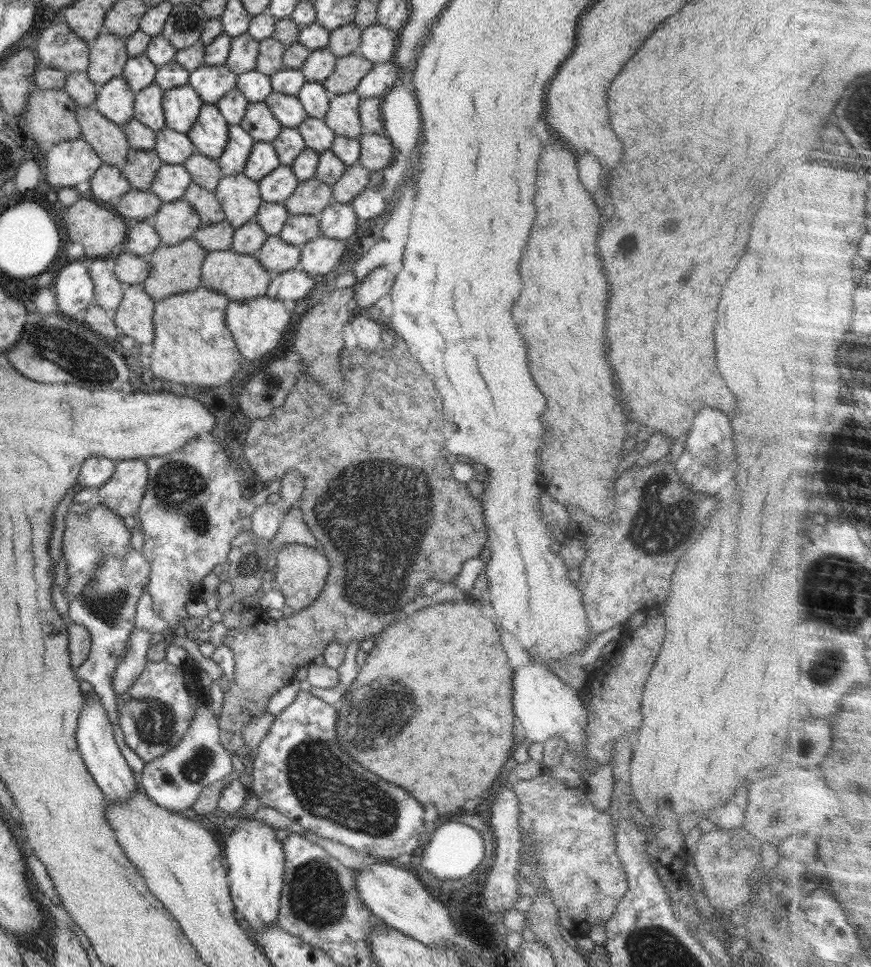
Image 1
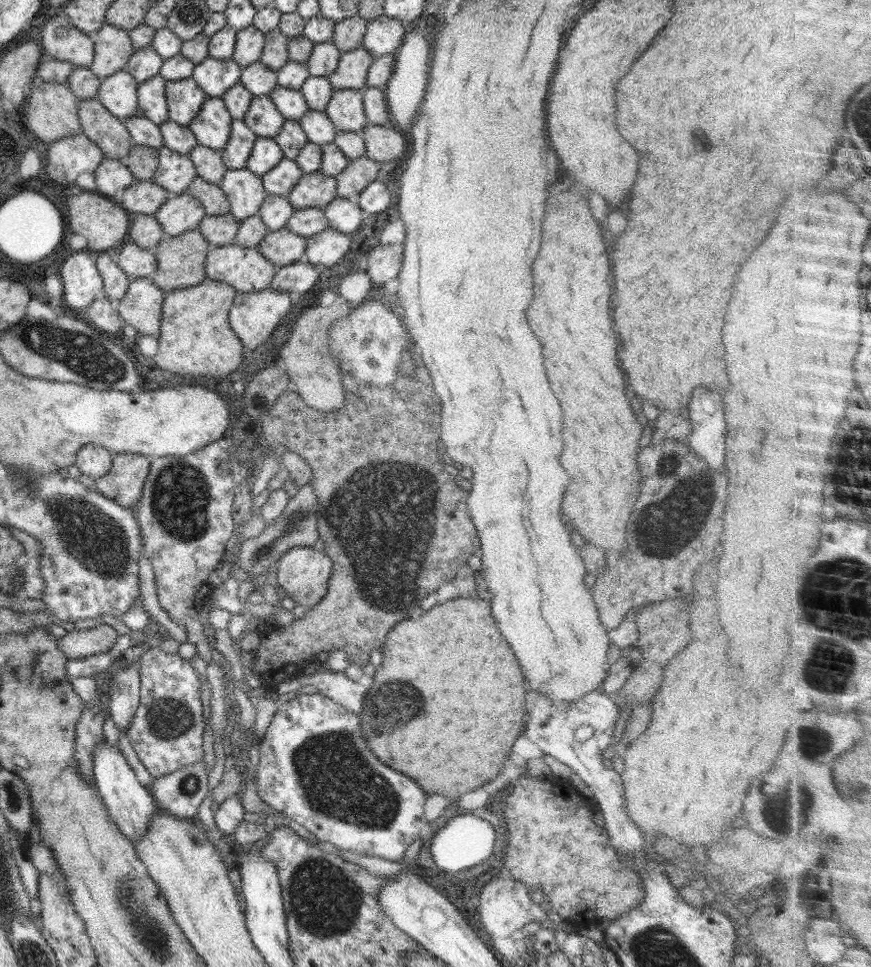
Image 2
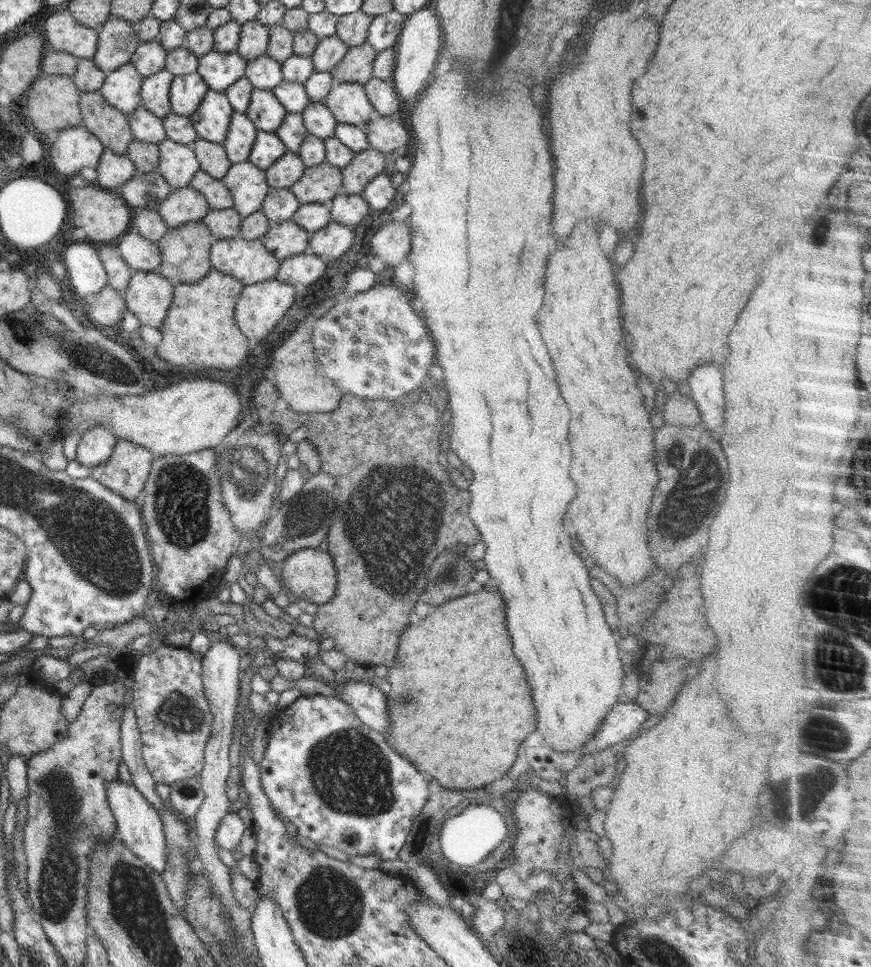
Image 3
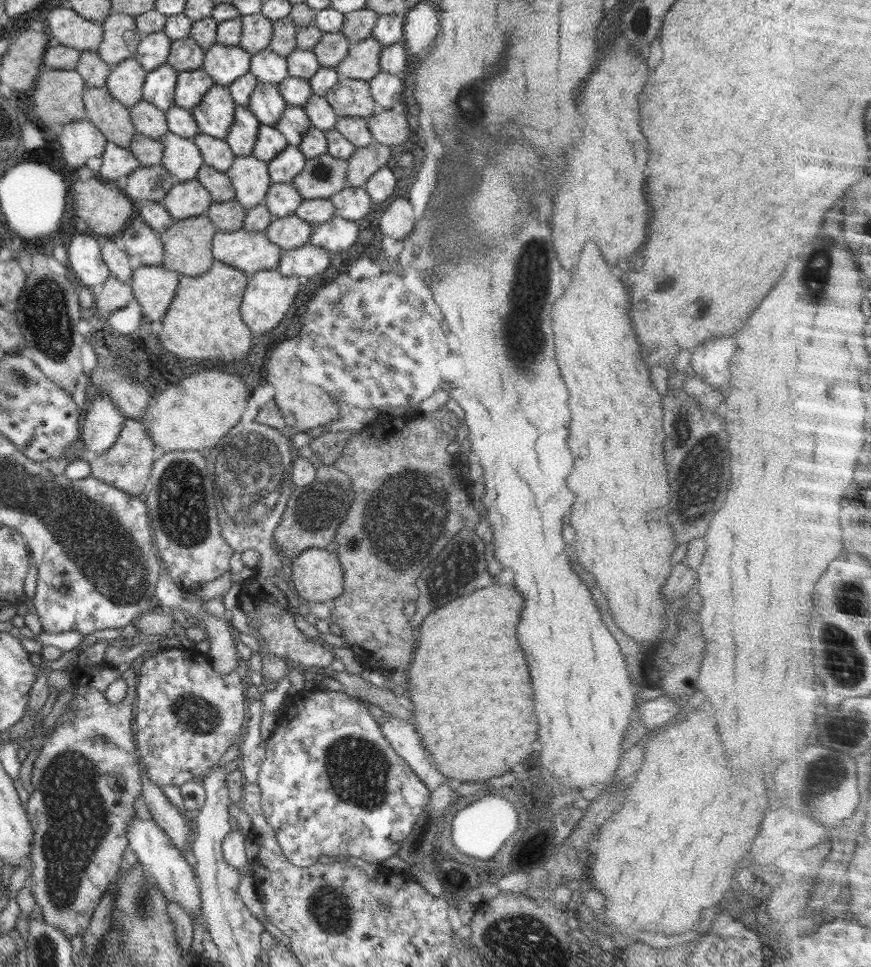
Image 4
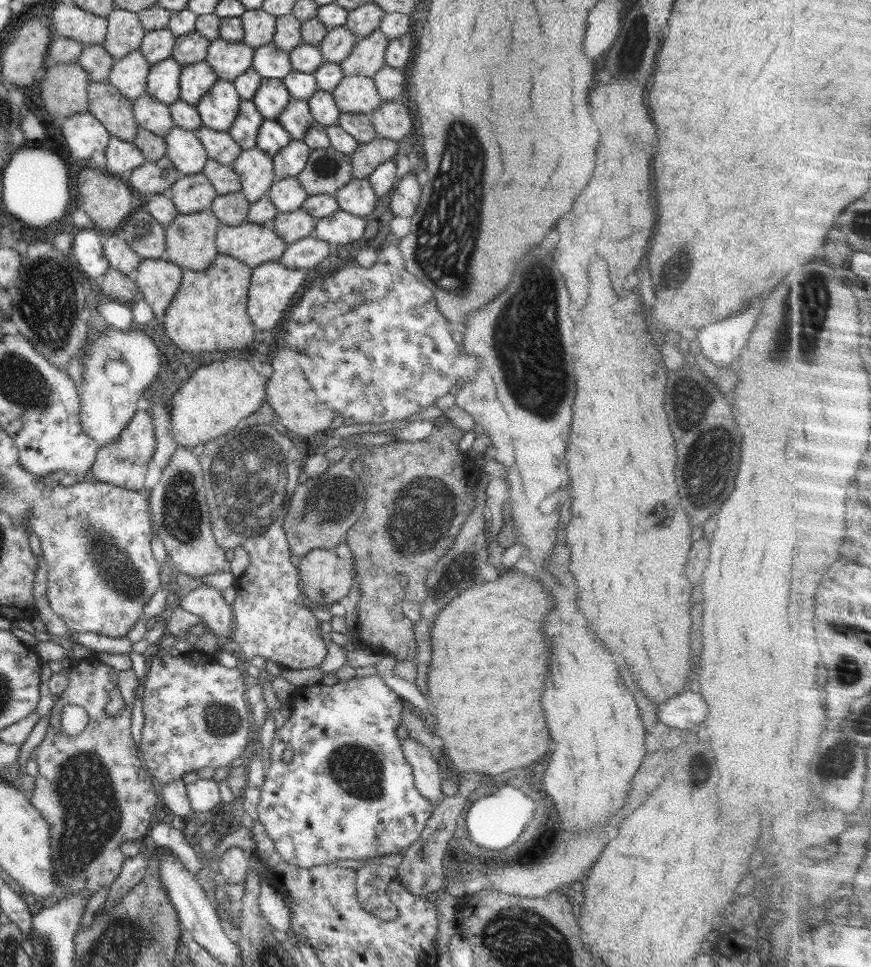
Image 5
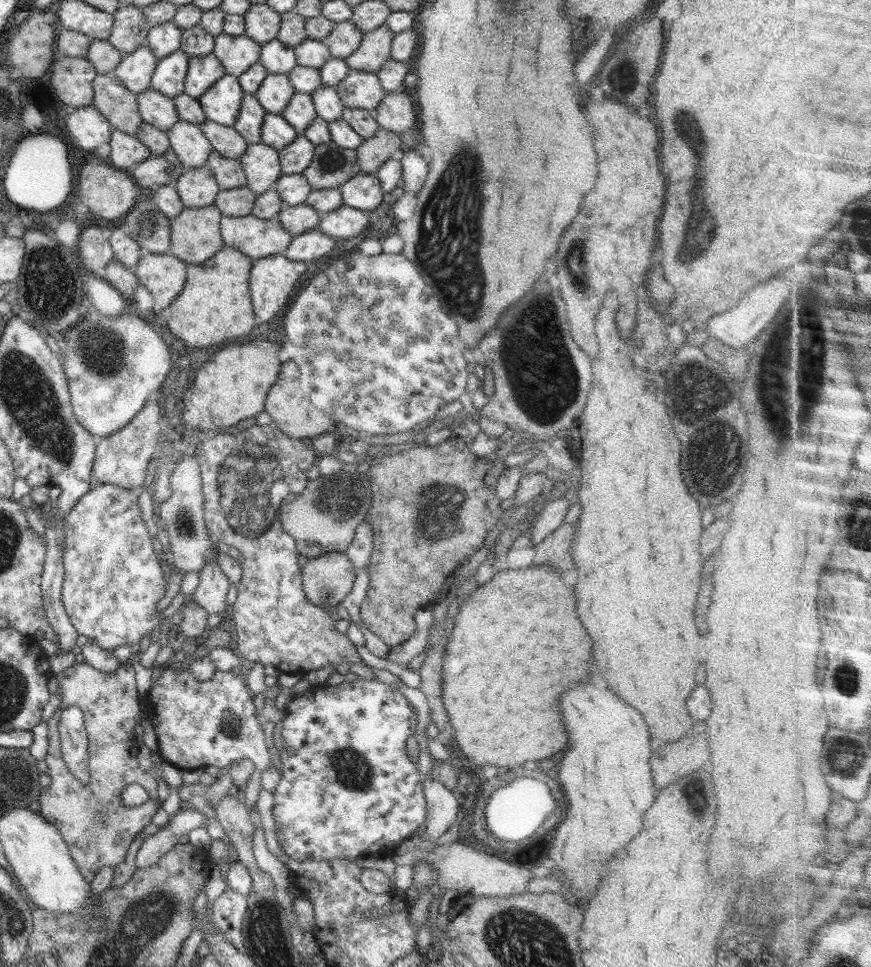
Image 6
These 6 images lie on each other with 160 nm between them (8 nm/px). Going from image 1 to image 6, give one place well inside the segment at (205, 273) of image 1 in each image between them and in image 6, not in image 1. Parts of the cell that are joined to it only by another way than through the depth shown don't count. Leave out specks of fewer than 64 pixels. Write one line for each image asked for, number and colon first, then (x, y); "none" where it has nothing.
2: (245, 269)
3: (249, 261)
4: (250, 252)
5: (253, 244)
6: (257, 238)

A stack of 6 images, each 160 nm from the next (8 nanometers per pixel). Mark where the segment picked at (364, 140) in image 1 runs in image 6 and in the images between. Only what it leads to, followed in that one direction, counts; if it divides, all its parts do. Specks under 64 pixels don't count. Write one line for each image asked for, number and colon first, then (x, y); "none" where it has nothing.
2: (383, 145)
3: (384, 134)
4: (388, 127)
5: (391, 120)
6: (395, 113)

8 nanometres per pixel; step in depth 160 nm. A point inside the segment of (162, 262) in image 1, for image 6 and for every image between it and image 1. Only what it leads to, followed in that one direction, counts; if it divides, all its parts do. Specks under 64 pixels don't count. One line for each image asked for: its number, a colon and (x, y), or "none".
2: (180, 259)
3: (185, 251)
4: (187, 244)
5: (190, 239)
6: (195, 233)

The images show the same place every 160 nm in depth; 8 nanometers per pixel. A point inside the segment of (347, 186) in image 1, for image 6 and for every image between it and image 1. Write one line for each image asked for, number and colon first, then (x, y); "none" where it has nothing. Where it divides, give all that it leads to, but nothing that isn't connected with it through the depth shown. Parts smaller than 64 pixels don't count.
2: (360, 172)
3: (366, 164)
4: (365, 161)
5: (368, 156)
6: (374, 151)

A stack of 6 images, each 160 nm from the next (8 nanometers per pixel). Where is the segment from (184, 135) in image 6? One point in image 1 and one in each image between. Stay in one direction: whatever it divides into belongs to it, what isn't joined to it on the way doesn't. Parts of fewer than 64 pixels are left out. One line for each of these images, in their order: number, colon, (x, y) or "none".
1: (171, 182)
2: (175, 172)
3: (178, 164)
4: (182, 158)
5: (184, 149)

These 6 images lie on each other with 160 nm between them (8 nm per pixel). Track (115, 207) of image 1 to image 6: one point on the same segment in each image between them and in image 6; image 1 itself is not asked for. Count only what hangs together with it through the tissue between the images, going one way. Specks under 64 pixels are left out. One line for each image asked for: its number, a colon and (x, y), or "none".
2: (144, 197)
3: (148, 190)
4: (152, 183)
5: (156, 178)
6: (165, 169)

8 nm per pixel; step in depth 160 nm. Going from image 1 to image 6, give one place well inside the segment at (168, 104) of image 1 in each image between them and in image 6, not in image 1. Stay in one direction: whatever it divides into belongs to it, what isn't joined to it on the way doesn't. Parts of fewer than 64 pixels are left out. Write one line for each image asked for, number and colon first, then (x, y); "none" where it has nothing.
2: (184, 97)
3: (187, 90)
4: (191, 86)
5: (196, 79)
6: (203, 71)

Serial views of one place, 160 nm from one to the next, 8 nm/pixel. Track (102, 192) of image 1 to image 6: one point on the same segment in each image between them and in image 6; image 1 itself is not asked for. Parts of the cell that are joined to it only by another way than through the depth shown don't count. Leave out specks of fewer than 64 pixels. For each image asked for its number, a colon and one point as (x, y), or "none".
2: (111, 176)
3: (113, 170)
4: (117, 161)
5: (121, 156)
6: (128, 151)

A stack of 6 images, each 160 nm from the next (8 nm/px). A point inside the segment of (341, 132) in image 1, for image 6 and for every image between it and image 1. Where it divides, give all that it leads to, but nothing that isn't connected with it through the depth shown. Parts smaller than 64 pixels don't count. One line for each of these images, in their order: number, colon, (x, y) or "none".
2: (345, 110)
3: (347, 101)
4: (349, 97)
5: (355, 93)
6: (360, 89)

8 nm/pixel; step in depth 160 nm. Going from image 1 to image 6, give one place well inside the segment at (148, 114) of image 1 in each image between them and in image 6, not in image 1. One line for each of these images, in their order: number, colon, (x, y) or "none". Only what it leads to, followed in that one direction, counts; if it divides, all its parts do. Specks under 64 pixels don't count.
2: (151, 96)
3: (155, 89)
4: (159, 86)
5: (163, 83)
6: (168, 77)

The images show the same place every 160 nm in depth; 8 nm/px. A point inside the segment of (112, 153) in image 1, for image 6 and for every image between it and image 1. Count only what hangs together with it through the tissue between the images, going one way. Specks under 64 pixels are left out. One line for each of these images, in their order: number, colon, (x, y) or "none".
2: (107, 131)
3: (108, 124)
4: (112, 118)
5: (115, 111)
6: (118, 104)

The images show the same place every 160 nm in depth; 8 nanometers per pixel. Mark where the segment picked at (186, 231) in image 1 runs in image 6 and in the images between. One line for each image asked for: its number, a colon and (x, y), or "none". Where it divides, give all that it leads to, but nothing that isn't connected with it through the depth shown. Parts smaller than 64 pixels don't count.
2: (183, 212)
3: (182, 205)
4: (189, 199)
5: (191, 194)
6: (197, 188)

